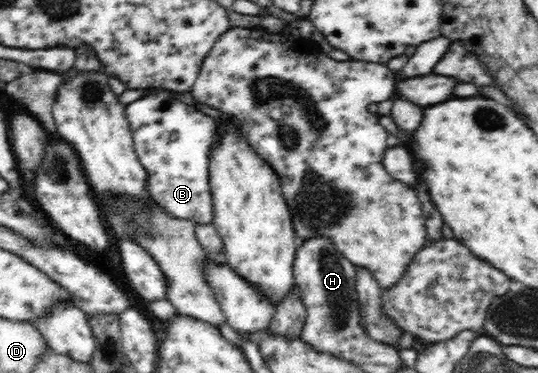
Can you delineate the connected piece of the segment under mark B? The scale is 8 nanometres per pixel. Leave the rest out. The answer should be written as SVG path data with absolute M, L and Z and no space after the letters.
M150 88L149 95L125 105L135 154L149 173L146 189L158 207L175 219L209 225L213 221L207 181L207 149L215 143L215 120L178 99L177 92Z

